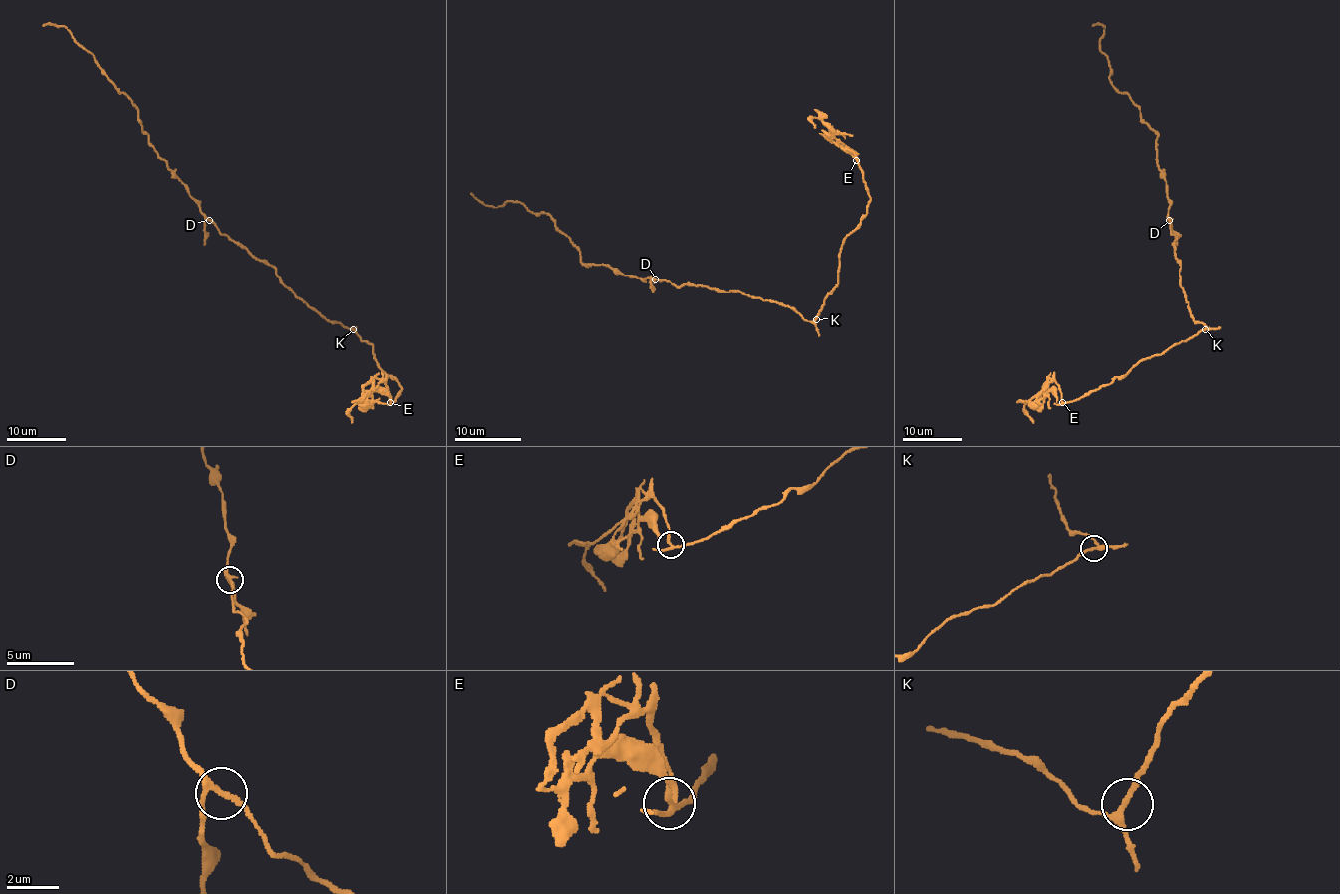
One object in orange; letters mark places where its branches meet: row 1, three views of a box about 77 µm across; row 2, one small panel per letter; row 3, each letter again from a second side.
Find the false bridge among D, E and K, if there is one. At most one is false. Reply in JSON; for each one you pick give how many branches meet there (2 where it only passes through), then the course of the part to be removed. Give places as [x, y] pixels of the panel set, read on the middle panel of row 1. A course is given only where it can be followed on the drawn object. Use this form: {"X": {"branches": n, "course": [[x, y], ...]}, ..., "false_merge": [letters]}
{"E": {"branches": 3, "course": [[856, 159], [818, 118], [811, 120], [814, 128]]}, "false_merge": ["E"]}

